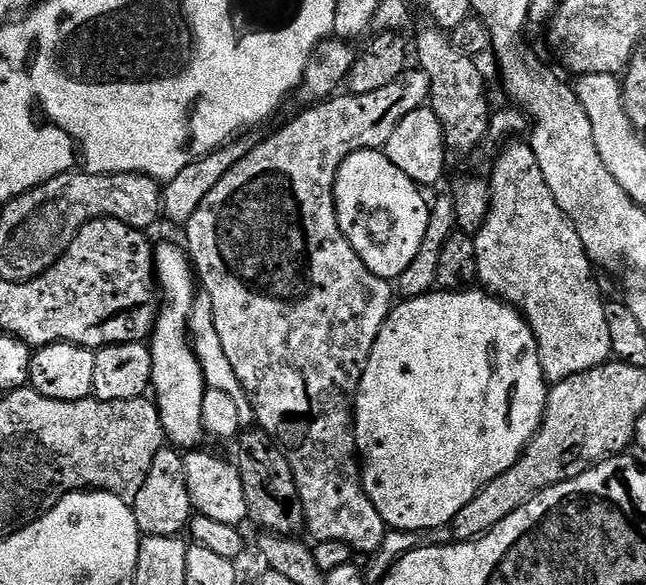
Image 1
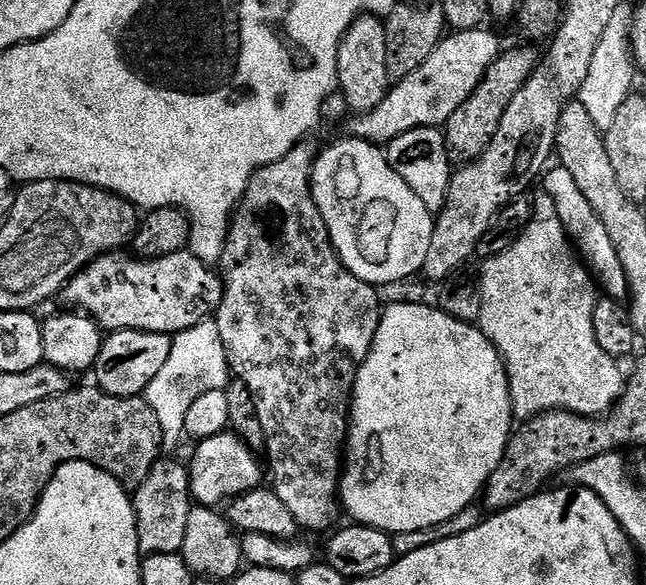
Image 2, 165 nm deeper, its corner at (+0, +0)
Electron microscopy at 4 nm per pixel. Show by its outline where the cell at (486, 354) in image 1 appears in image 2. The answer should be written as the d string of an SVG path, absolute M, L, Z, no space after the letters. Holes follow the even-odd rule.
M392 304L388 308L387 305L380 313L378 334L374 334L370 354L366 362L362 362L356 375L356 386L352 389L352 410L338 489L339 503L347 515L348 512L352 515L351 519L355 523L365 524L389 534L426 530L430 526L438 526L442 522L452 520L458 514L462 514L462 510L473 507L477 503L478 497L488 484L490 474L498 470L498 462L502 462L513 431L514 417L506 366L498 350L490 342L490 338L486 338L482 329L475 323L460 321L444 313L439 306L431 308L428 304Z

